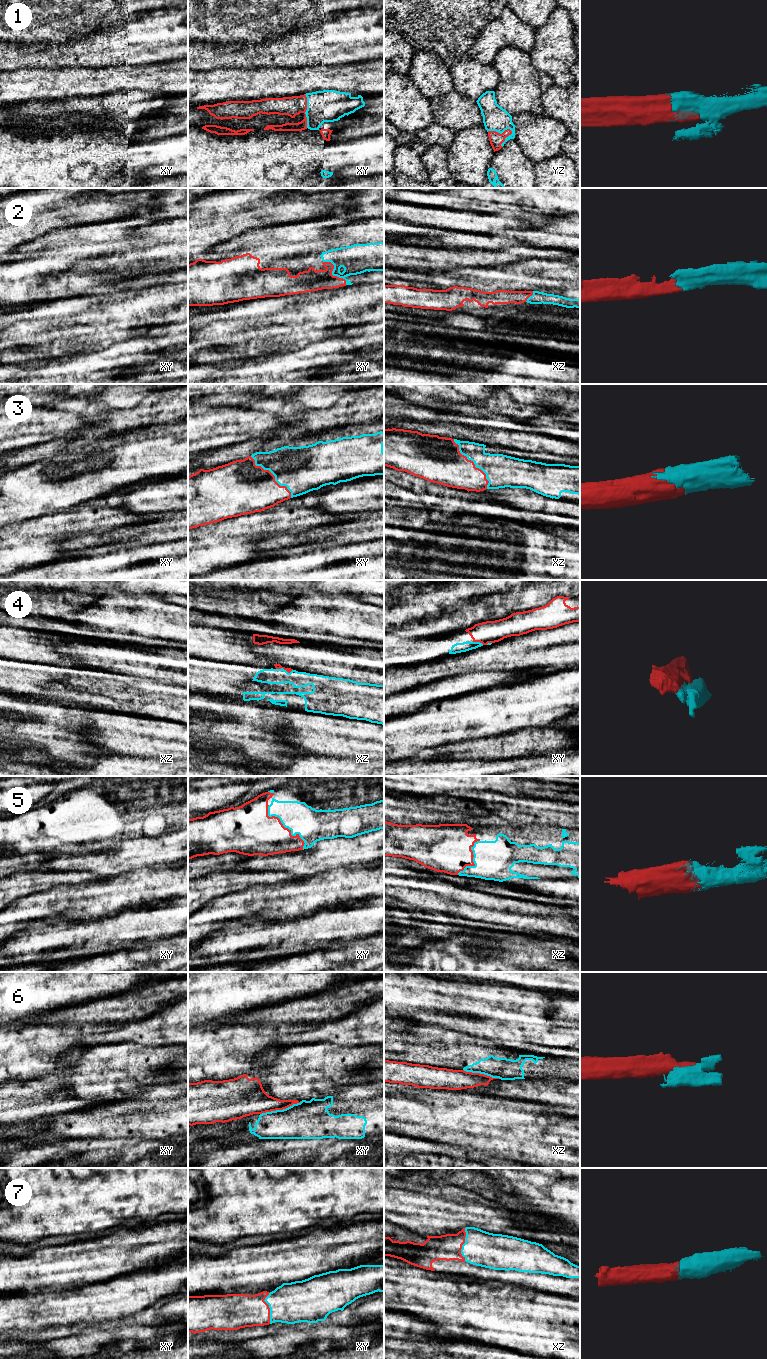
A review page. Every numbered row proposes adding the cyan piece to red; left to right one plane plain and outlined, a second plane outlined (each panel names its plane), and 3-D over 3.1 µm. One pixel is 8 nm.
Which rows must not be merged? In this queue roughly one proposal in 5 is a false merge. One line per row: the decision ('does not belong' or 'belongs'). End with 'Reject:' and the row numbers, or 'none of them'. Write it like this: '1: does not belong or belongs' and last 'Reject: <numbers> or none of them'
1: belongs
2: belongs
3: belongs
4: does not belong
5: belongs
6: does not belong
7: belongs
Reject: 4, 6

